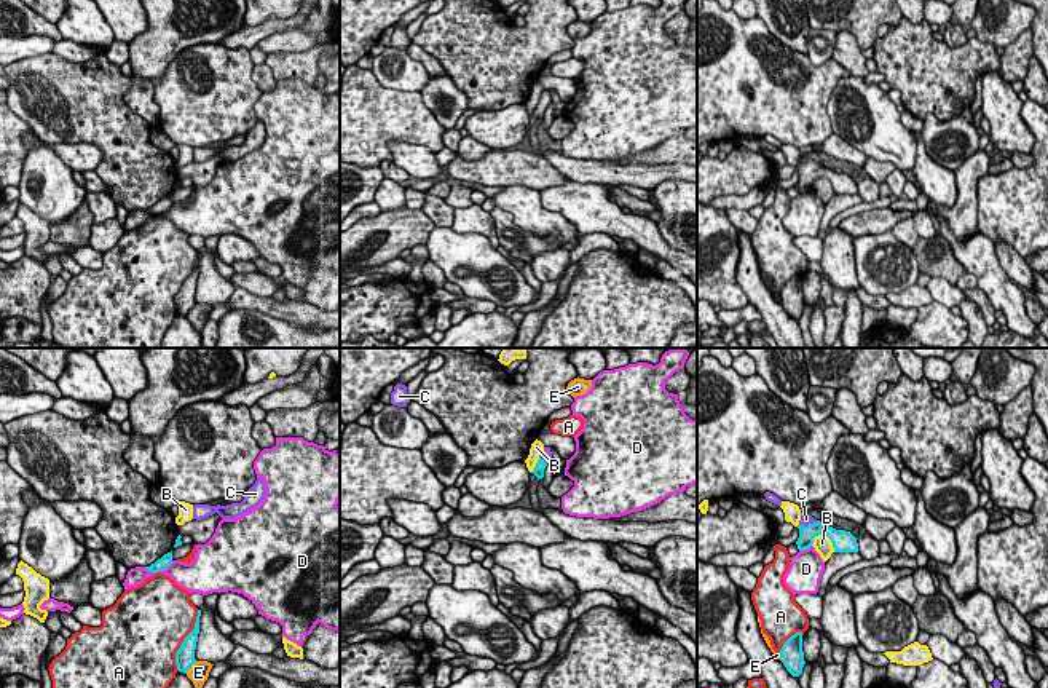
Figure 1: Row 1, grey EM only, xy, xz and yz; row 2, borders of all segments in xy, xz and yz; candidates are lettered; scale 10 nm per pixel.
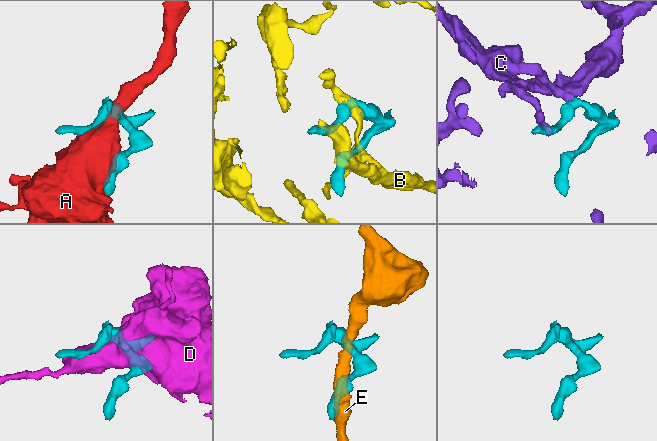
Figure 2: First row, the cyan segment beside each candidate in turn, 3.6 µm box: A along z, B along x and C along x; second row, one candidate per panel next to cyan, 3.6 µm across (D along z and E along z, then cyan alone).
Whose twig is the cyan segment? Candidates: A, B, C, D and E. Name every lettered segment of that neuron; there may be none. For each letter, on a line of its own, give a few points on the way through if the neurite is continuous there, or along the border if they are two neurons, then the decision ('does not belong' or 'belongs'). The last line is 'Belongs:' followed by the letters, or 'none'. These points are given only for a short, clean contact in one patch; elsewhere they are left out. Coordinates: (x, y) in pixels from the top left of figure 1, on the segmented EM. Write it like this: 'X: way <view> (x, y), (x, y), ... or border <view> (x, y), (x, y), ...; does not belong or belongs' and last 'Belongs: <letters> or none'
A: does not belong
B: does not belong
C: way yz (806, 533), (809, 524), (806, 519); belongs
D: does not belong
E: border xy (195, 660), (185, 672); does not belong
Belongs: C

